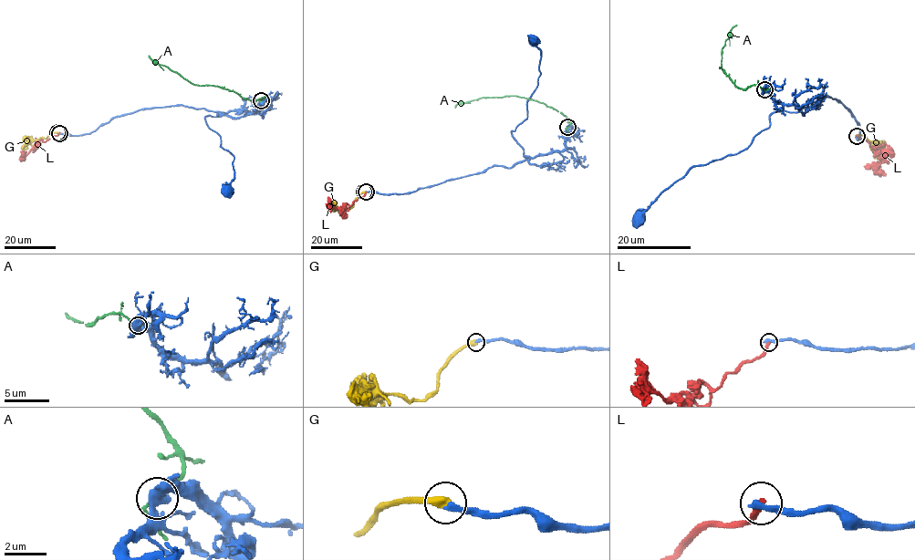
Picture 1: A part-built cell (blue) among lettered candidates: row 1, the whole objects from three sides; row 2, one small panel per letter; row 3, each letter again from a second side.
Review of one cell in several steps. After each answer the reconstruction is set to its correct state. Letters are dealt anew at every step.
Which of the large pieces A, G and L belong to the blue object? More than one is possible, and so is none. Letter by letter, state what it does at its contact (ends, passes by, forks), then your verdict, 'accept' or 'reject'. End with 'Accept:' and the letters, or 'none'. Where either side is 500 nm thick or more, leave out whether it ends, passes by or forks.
A: it passes by; reject
G: it ends; accept
L: it ends; reject
Accept: G

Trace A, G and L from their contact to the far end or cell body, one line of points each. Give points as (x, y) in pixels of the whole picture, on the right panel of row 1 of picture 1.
A: (764, 90), (754, 86), (738, 88), (719, 67), (728, 32), (736, 25)
G: (857, 135), (880, 142), (881, 161)
L: (857, 136), (876, 148), (874, 150), (880, 160), (877, 168), (864, 166)

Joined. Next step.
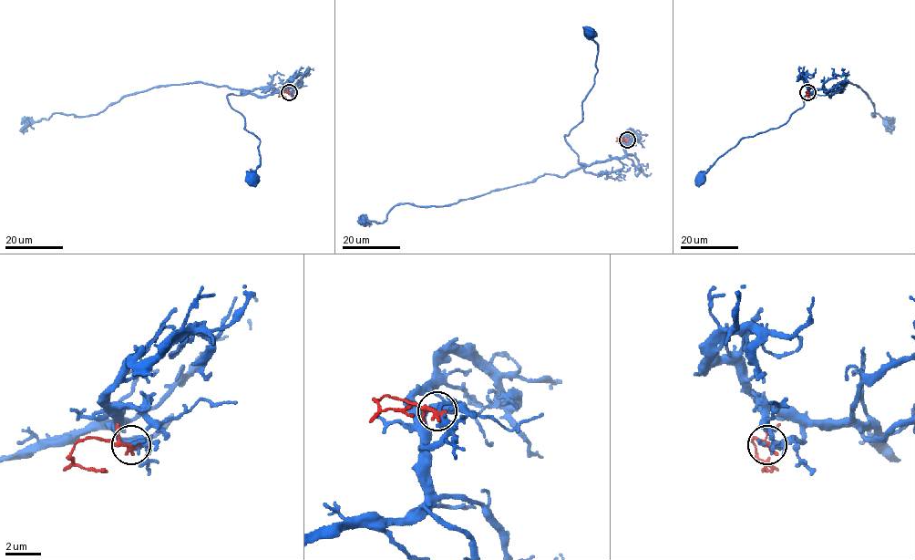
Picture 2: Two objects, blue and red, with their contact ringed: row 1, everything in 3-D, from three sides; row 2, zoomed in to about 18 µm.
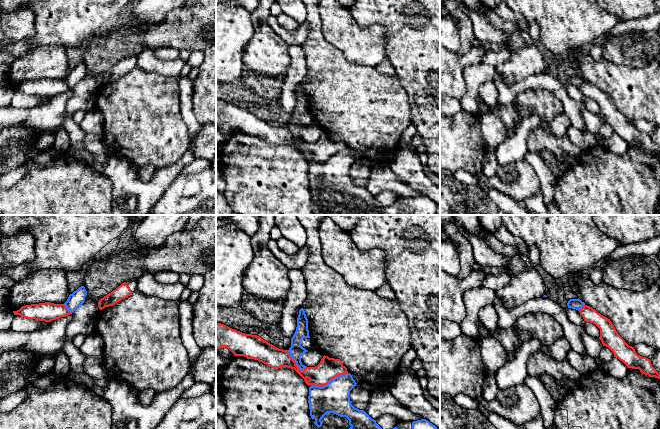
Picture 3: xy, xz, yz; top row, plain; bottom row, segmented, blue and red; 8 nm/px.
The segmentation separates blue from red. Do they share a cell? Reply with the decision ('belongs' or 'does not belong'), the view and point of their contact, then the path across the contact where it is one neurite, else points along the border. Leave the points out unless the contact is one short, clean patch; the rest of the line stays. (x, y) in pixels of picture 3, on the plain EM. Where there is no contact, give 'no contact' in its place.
does not belong | xz (330, 157) | along xz (347, 148), (335, 152), (322, 162), (311, 162)

